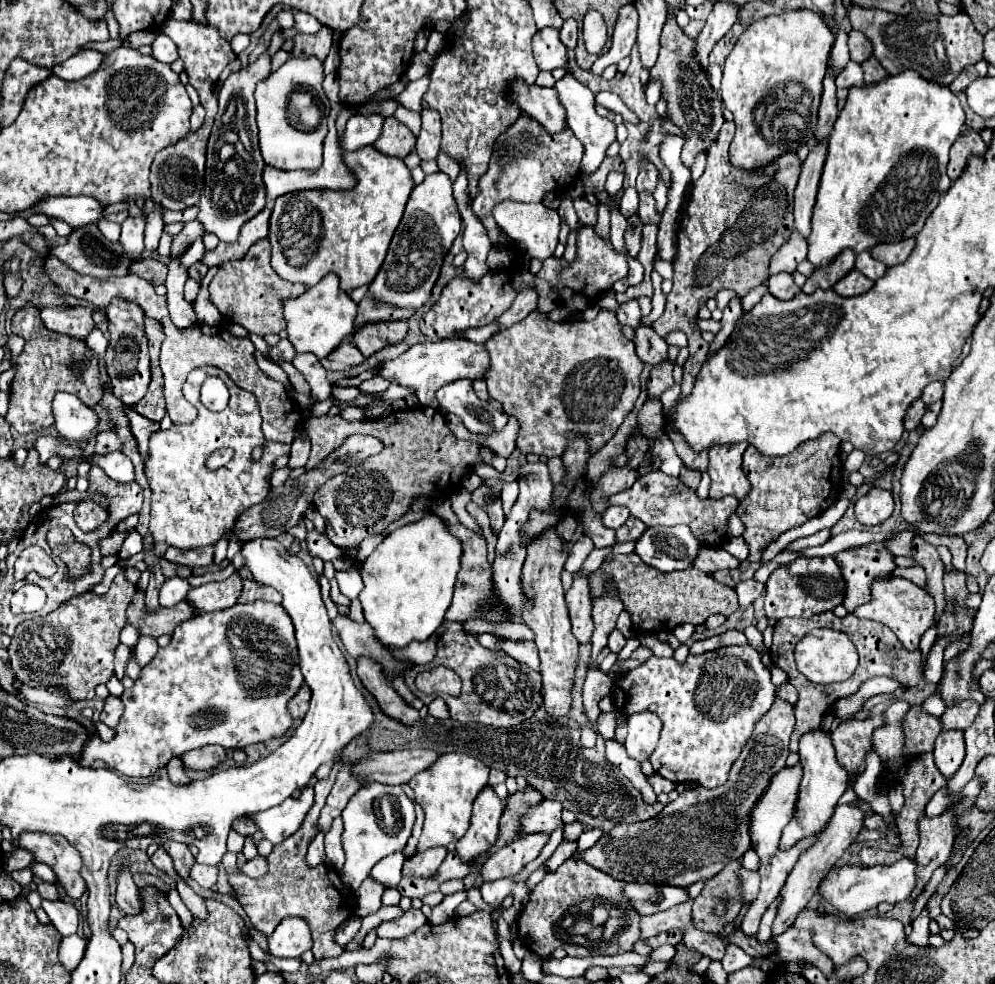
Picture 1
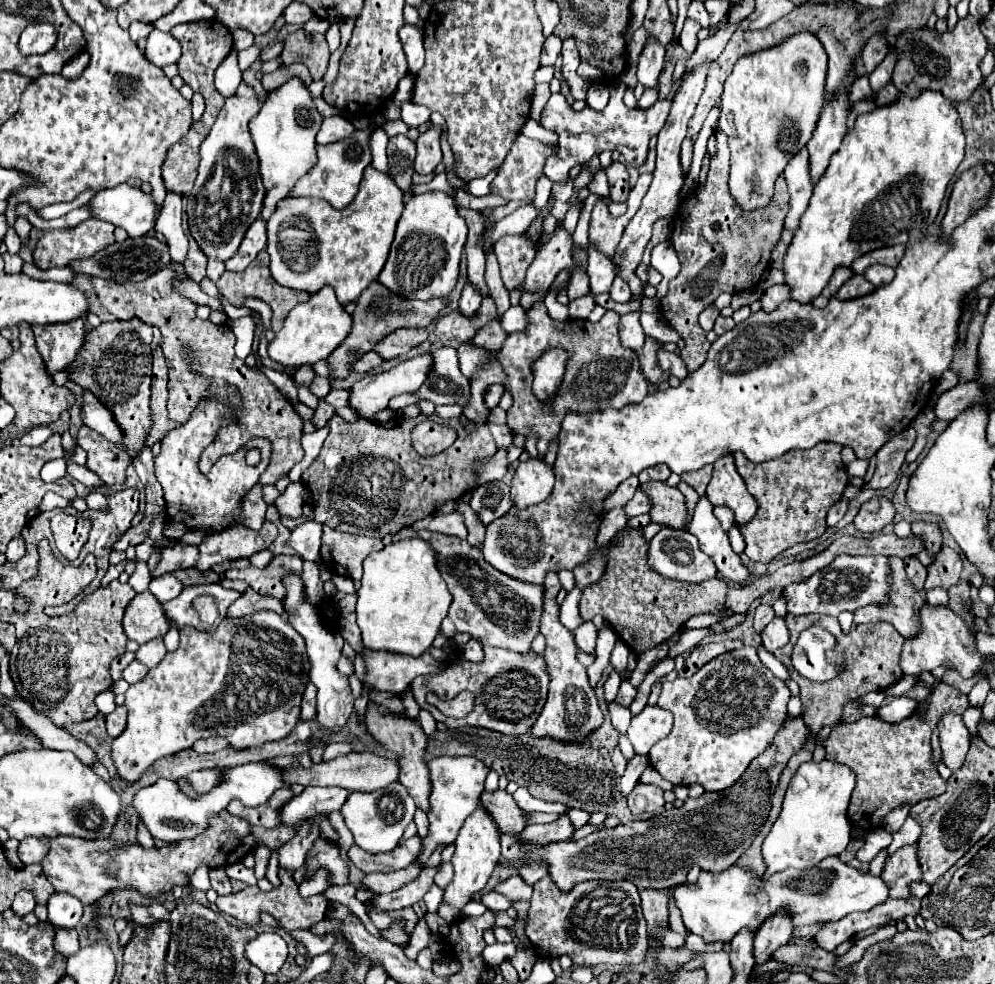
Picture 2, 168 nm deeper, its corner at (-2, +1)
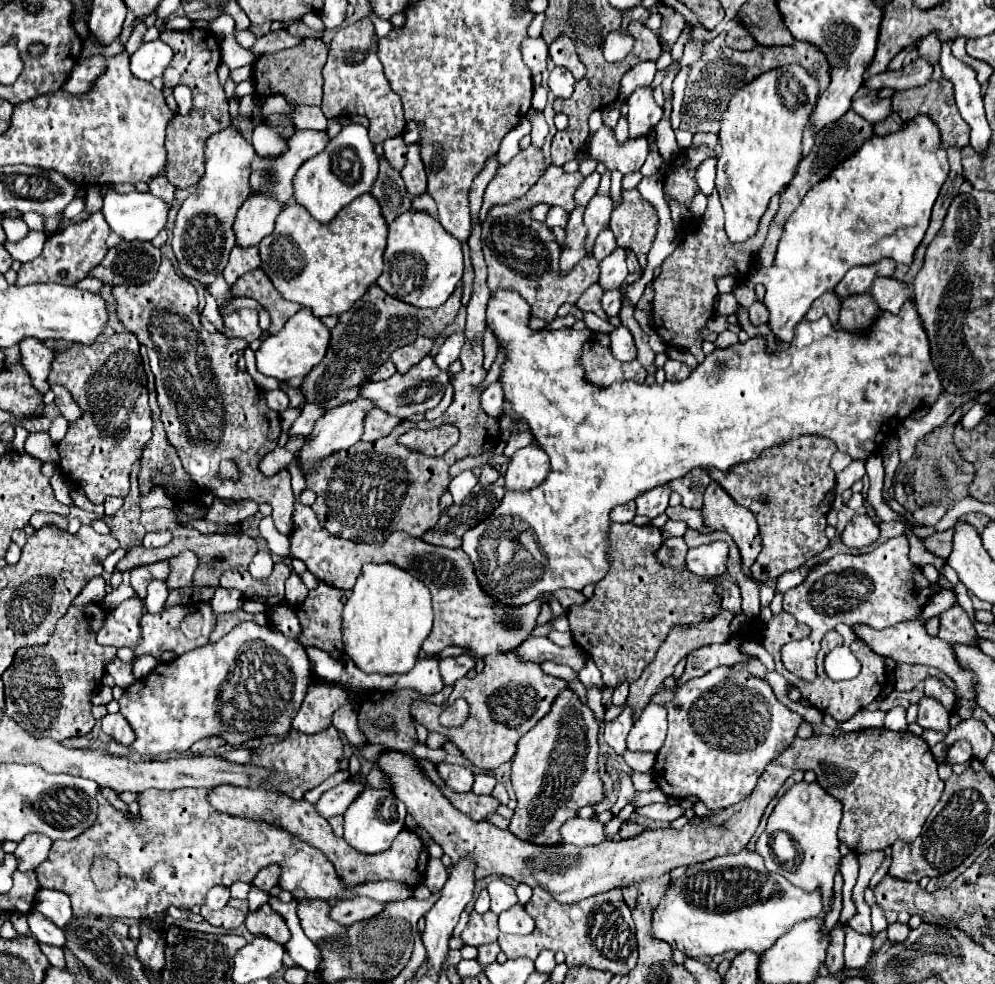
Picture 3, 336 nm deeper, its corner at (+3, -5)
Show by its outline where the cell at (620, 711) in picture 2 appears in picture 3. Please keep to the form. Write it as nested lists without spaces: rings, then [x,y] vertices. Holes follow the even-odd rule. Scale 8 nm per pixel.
[[[626,749],[622,757],[634,771],[650,773],[651,769],[653,770],[656,755],[653,753],[632,753],[630,750]]]

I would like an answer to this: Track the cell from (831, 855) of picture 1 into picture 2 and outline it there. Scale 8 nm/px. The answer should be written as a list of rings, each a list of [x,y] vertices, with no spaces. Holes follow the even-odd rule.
[[[781,910],[775,912],[773,916],[769,916],[763,926],[757,930],[755,936],[755,948],[753,954],[757,958],[757,966],[767,962],[771,958],[771,954],[789,942],[789,938],[793,936],[793,918],[789,916],[789,912]]]

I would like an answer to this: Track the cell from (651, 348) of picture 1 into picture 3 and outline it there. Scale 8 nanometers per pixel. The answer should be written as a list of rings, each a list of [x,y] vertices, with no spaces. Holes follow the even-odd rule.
[[[668,360],[664,364],[664,370],[666,370],[666,380],[684,380],[688,378],[688,366],[684,362],[678,362],[678,360]]]

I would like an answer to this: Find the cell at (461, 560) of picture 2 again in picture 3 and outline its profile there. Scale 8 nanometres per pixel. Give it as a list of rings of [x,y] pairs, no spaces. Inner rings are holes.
[[[296,458],[288,466],[288,472],[292,476],[292,492],[294,492],[294,514],[292,514],[294,530],[290,534],[290,558],[302,560],[306,568],[320,582],[332,584],[340,590],[354,588],[354,582],[362,566],[368,562],[394,564],[406,570],[408,574],[416,576],[430,590],[432,606],[434,606],[434,626],[422,644],[422,650],[428,656],[438,654],[446,646],[468,646],[472,648],[472,652],[484,658],[488,654],[508,652],[508,648],[516,648],[516,644],[524,642],[530,636],[532,628],[536,626],[536,616],[540,612],[540,600],[534,600],[532,604],[520,608],[504,608],[480,588],[472,570],[472,562],[460,548],[450,550],[442,546],[422,544],[420,538],[412,538],[400,530],[392,532],[384,544],[352,542],[352,540],[332,536],[316,518],[312,508],[298,502],[298,496],[306,488],[306,480],[304,476],[300,476]]]

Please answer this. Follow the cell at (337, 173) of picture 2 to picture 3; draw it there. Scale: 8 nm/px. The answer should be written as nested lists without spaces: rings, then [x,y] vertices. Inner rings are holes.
[[[348,124],[328,142],[324,152],[302,164],[302,168],[294,178],[294,198],[316,220],[330,222],[346,204],[370,192],[376,176],[378,176],[378,156],[368,138],[368,128],[364,128],[362,124]]]

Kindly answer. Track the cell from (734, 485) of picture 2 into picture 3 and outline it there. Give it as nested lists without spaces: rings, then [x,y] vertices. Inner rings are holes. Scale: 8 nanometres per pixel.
[[[710,482],[704,492],[704,506],[702,506],[704,526],[710,530],[728,532],[740,548],[744,566],[752,566],[762,550],[762,538],[758,534],[758,524],[748,512],[748,508],[740,508],[718,484]]]

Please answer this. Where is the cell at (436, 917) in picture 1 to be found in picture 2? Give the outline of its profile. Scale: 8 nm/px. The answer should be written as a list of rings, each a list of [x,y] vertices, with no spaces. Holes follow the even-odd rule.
[[[495,891],[482,895],[481,902],[486,908],[493,911],[507,910],[511,906],[511,902],[505,896]]]

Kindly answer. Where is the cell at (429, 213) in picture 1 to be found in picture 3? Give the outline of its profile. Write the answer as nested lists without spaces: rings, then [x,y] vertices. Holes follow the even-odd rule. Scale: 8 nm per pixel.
[[[408,210],[408,214],[396,218],[390,224],[388,246],[384,252],[384,272],[378,278],[378,286],[390,296],[414,304],[418,308],[438,308],[442,306],[456,284],[462,278],[462,244],[452,234],[444,232],[442,224],[426,212]]]

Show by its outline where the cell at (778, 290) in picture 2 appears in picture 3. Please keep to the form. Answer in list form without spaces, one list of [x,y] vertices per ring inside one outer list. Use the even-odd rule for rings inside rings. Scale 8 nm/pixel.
[[[754,302],[754,304],[748,308],[748,314],[750,314],[750,322],[752,322],[754,326],[760,326],[760,324],[766,324],[766,322],[768,322],[768,312],[764,312],[762,302]]]

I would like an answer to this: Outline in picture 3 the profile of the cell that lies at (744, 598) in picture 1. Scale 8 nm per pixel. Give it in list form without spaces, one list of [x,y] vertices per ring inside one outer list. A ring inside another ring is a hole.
[[[712,542],[706,546],[698,546],[688,550],[686,566],[690,572],[698,576],[720,576],[726,572],[728,560],[728,544],[726,542]]]

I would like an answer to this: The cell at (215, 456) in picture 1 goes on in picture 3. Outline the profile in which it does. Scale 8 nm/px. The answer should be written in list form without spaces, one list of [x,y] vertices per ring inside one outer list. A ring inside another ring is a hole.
[[[162,258],[162,264],[158,268],[158,274],[152,282],[146,286],[116,286],[112,290],[116,302],[118,302],[118,318],[124,322],[124,326],[136,334],[138,342],[148,348],[148,360],[150,368],[156,378],[156,392],[158,392],[158,406],[162,410],[162,422],[168,436],[168,444],[172,444],[180,456],[180,462],[184,470],[190,474],[190,478],[198,484],[198,488],[208,490],[216,496],[228,496],[228,498],[248,498],[254,502],[266,502],[272,506],[272,520],[282,534],[292,532],[292,490],[290,490],[290,474],[286,470],[278,472],[276,476],[268,478],[258,470],[258,462],[272,452],[278,446],[280,438],[280,418],[276,412],[270,412],[266,406],[266,398],[262,396],[260,388],[252,380],[250,374],[240,374],[236,368],[238,350],[246,348],[246,340],[224,340],[220,332],[204,332],[200,324],[198,314],[198,298],[194,286],[178,276],[172,262],[168,258]],[[270,416],[272,422],[276,422],[276,430],[272,426],[272,434],[268,434],[270,428]],[[266,444],[266,448],[264,448]],[[222,460],[234,460],[240,478],[238,480],[222,480],[218,474],[218,466]]]

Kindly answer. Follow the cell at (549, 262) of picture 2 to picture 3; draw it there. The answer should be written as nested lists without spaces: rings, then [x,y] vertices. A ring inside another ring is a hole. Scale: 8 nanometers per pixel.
[[[576,206],[574,212],[570,214],[568,220],[568,228],[566,228],[566,236],[568,236],[568,246],[562,248],[562,274],[568,272],[568,268],[572,268],[572,264],[580,262],[586,256],[586,236],[588,230],[582,222],[584,216],[584,208]]]

